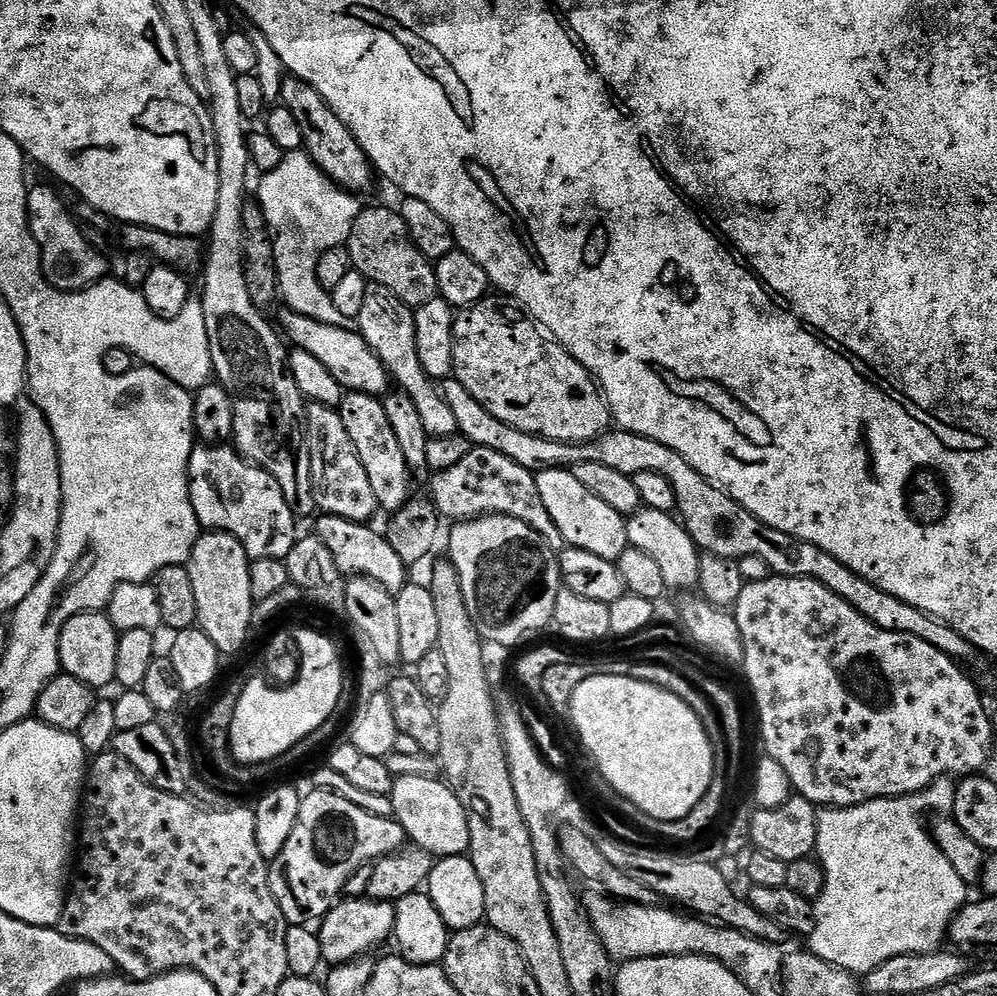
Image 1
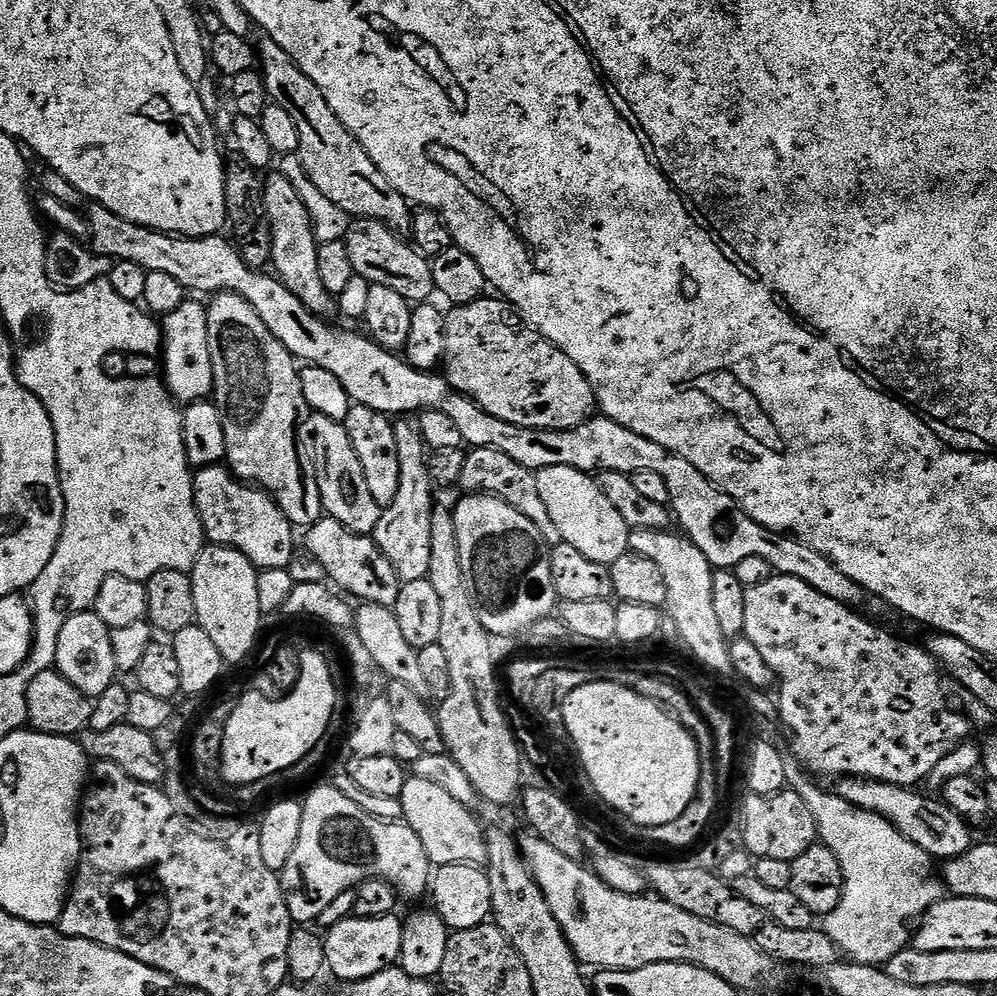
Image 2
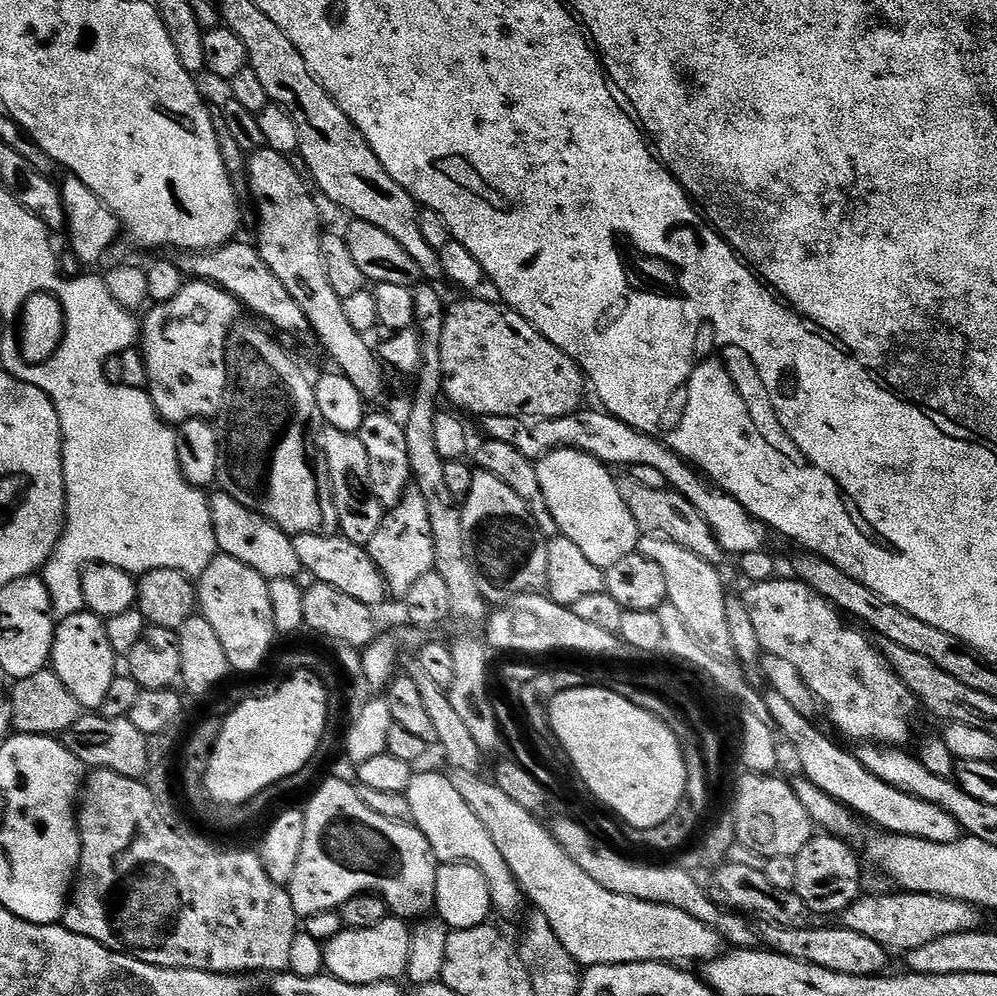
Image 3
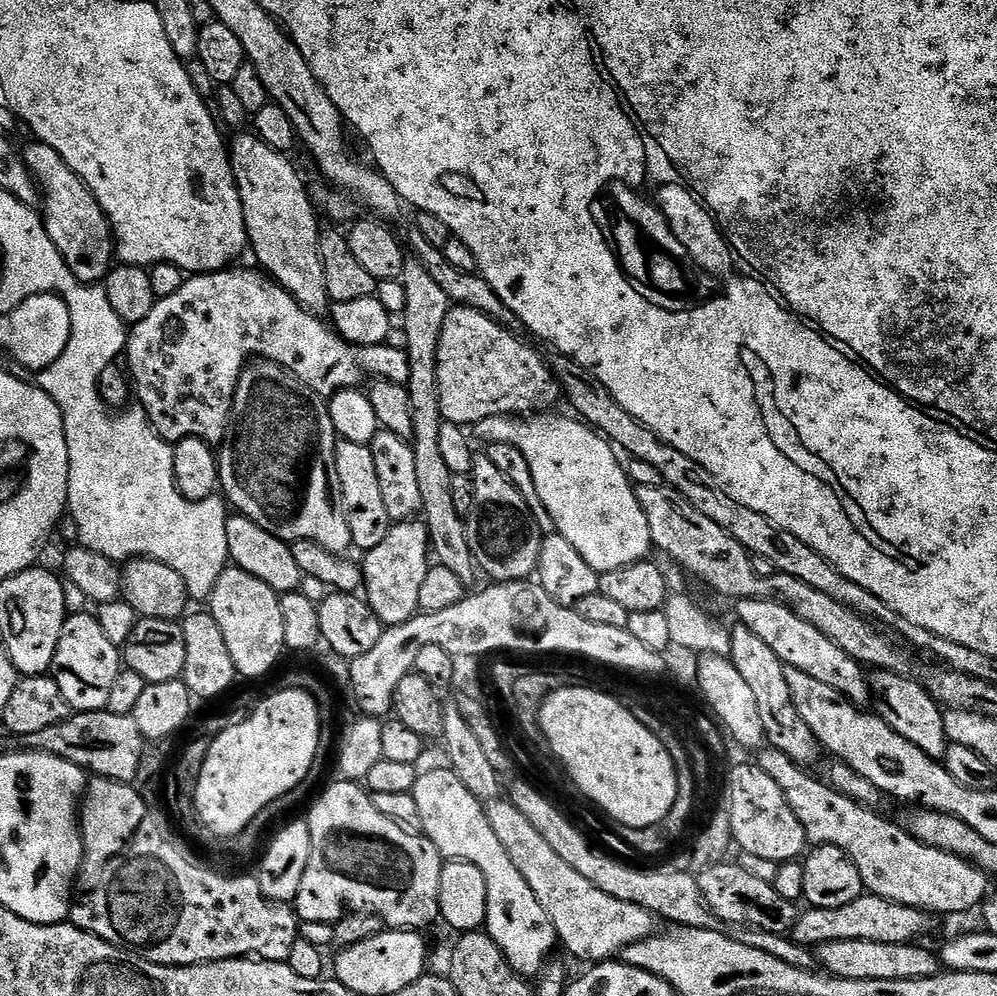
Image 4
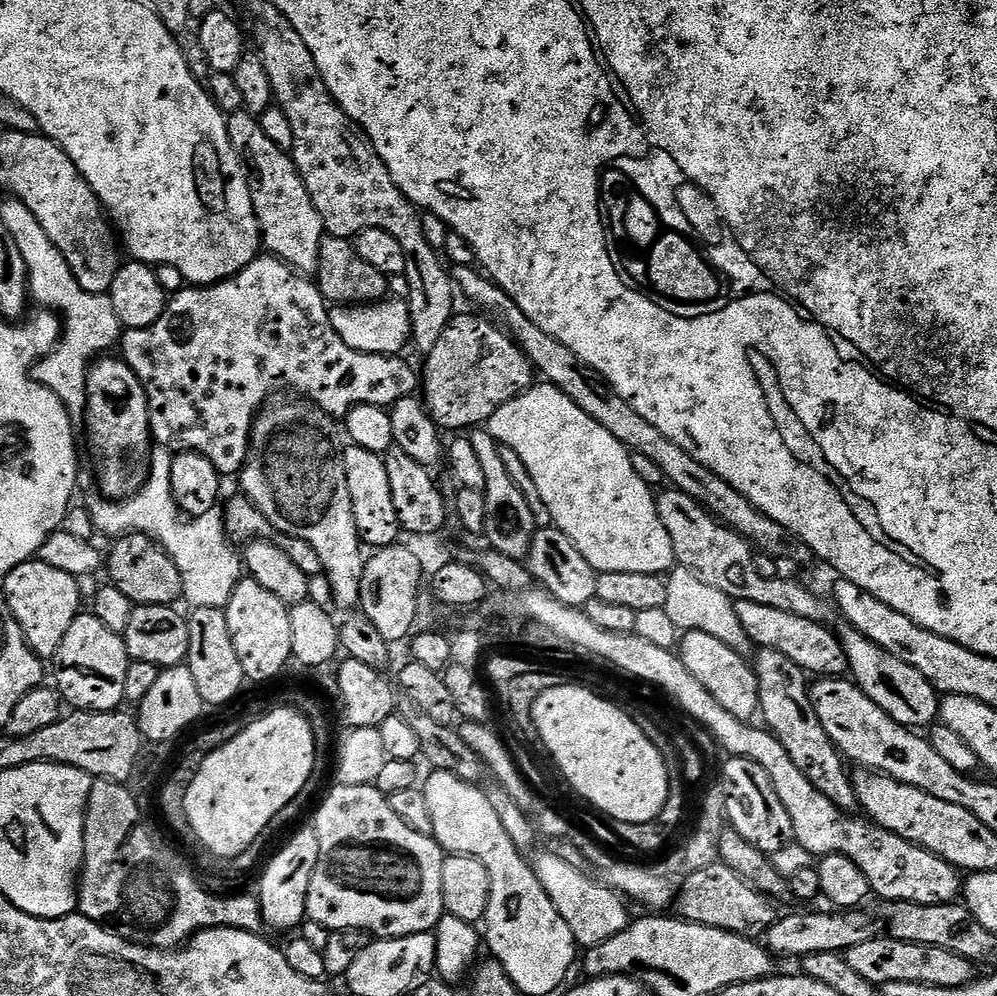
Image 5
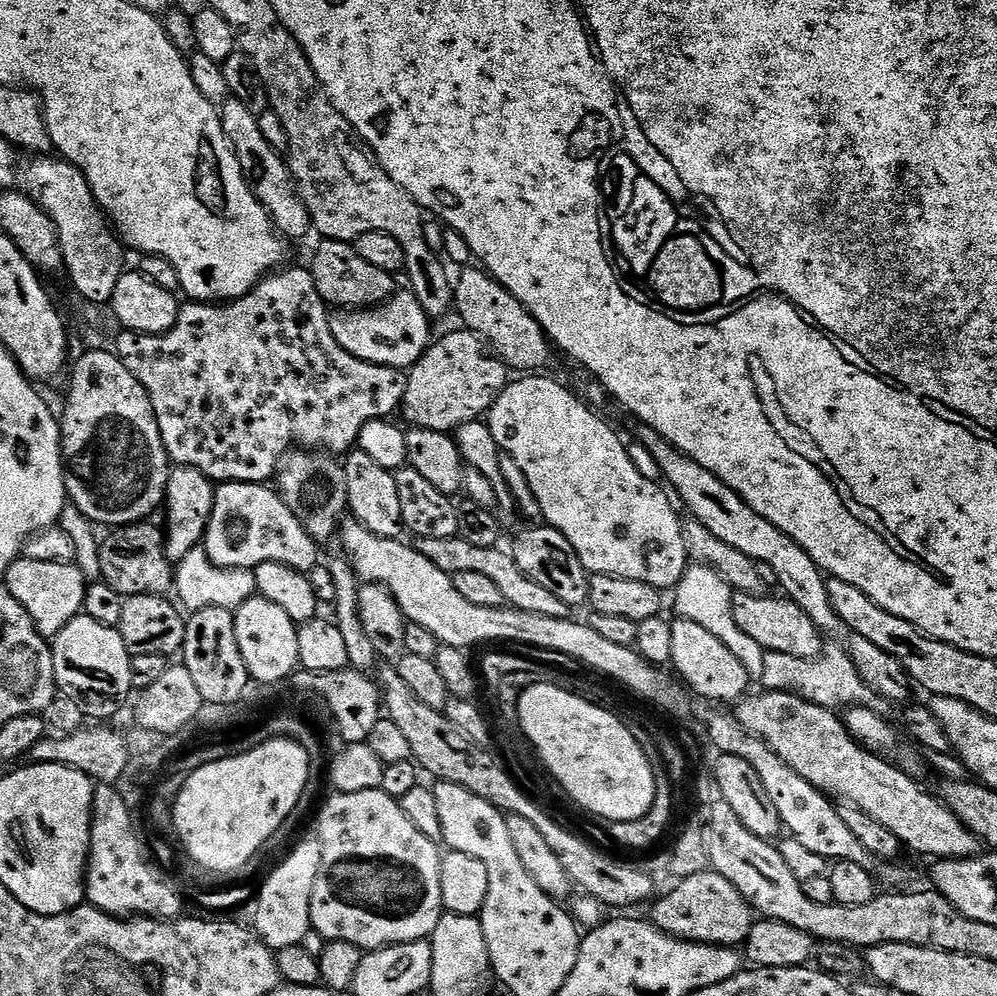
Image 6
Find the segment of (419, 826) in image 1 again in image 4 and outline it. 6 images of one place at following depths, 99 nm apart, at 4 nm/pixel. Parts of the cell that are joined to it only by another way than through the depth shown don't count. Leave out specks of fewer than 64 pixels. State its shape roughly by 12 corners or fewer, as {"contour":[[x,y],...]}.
{"contour":[[441,766],[411,791],[445,861],[486,878],[486,931],[519,976],[558,948],[485,805]]}

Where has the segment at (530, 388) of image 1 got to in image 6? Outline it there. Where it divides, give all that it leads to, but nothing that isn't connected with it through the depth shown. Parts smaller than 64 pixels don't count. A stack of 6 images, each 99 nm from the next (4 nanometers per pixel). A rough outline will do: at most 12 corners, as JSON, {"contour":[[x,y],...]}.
{"contour":[[475,332],[429,343],[402,413],[455,433],[481,419],[510,369]]}

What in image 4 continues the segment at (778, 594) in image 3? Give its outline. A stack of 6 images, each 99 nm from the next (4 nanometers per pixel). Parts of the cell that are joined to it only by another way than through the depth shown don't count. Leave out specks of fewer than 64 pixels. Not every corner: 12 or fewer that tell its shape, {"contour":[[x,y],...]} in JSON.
{"contour":[[737,600],[735,619],[784,665],[870,700],[864,665],[773,600]]}

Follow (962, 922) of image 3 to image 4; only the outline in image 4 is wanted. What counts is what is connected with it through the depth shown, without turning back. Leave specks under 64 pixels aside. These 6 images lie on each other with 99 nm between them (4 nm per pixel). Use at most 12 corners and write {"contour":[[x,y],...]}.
{"contour":[[865,894],[805,907],[791,939],[911,944],[932,928],[921,908]]}

